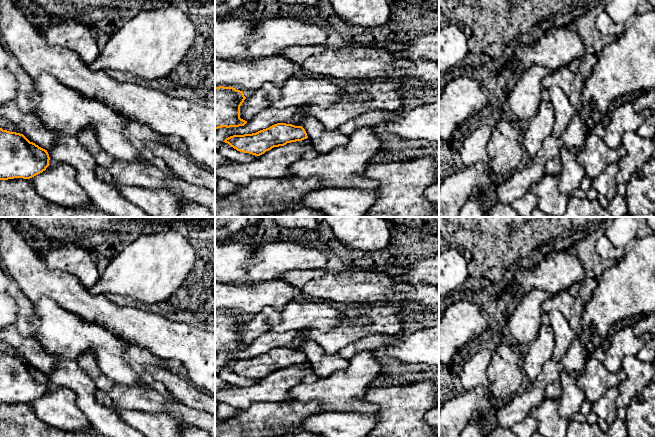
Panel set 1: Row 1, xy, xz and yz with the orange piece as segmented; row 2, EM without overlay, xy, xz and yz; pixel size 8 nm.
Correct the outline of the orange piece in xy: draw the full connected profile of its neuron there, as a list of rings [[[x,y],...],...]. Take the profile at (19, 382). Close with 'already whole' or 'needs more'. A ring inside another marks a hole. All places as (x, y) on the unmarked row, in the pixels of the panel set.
[[[0,352],[0,404],[30,403],[45,395],[50,389],[49,384],[47,374],[30,366],[23,358]]]; already whole

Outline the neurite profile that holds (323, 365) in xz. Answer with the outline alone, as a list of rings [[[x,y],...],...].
[[[314,341],[305,342],[300,350],[302,350],[312,366],[314,374],[323,379],[334,371],[347,368],[349,360],[341,358],[338,354],[328,355],[324,349]]]

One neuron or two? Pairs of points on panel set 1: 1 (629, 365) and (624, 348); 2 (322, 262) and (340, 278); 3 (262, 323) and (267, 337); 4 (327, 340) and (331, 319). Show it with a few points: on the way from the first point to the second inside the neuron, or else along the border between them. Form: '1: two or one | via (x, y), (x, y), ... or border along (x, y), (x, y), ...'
1: two | border along (635, 355), (627, 355), (622, 361), (620, 368)
2: two | border along (300, 268), (323, 269)
3: two | border along (270, 329), (263, 332), (247, 345)
4: two | border along (343, 314), (332, 329), (311, 329)

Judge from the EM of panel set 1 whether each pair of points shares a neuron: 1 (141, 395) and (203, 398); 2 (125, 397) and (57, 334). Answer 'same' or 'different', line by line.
1: different
2: different

